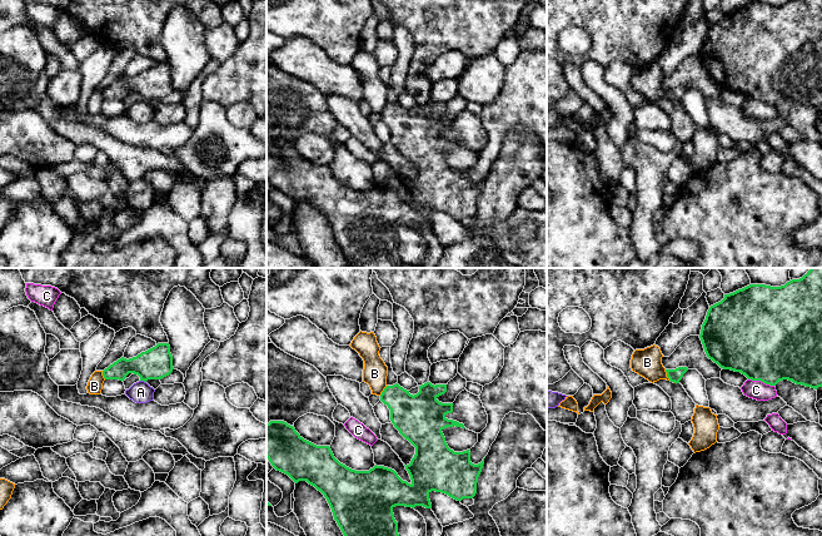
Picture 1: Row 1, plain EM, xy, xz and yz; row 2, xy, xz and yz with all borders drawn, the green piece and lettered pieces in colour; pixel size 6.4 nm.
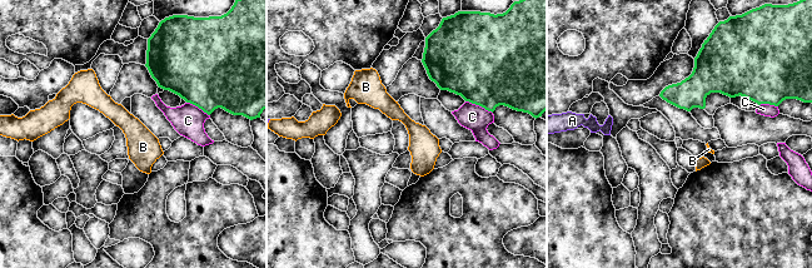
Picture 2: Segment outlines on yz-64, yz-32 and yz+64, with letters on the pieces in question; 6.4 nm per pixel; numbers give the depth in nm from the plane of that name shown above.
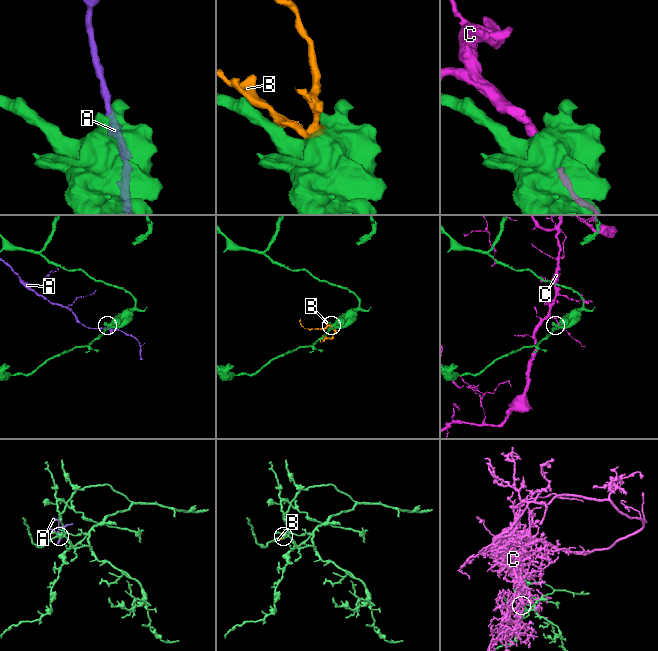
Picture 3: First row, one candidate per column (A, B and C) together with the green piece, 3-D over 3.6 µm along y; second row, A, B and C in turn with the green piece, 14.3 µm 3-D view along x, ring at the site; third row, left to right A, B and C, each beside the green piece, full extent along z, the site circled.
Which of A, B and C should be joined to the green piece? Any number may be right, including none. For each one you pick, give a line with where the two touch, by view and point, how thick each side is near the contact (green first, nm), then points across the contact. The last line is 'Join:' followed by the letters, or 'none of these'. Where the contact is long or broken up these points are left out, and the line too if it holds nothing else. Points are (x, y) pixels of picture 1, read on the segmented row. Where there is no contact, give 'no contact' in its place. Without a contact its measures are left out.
Join: none of these

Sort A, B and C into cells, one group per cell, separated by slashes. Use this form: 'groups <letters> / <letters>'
groups A / B / C

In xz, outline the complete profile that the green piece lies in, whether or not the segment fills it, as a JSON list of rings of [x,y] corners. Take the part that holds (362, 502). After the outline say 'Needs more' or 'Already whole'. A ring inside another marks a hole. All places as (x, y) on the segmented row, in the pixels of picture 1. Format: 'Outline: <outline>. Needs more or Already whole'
Outline: [[[427,382],[419,386],[419,392],[414,396],[398,383],[387,386],[380,394],[380,401],[390,410],[392,423],[415,447],[414,457],[405,466],[410,483],[384,466],[375,465],[369,471],[352,470],[334,457],[329,446],[317,446],[304,440],[284,421],[266,423],[266,458],[277,471],[288,475],[295,483],[307,481],[320,491],[344,536],[399,536],[393,513],[395,506],[432,508],[429,500],[432,491],[445,493],[457,501],[473,498],[477,493],[484,458],[474,465],[470,462],[470,450],[454,452],[448,447],[442,431],[453,426],[465,427],[445,417],[453,412],[453,403],[442,403],[437,399],[445,392],[447,384],[434,386]]]. Already whole

